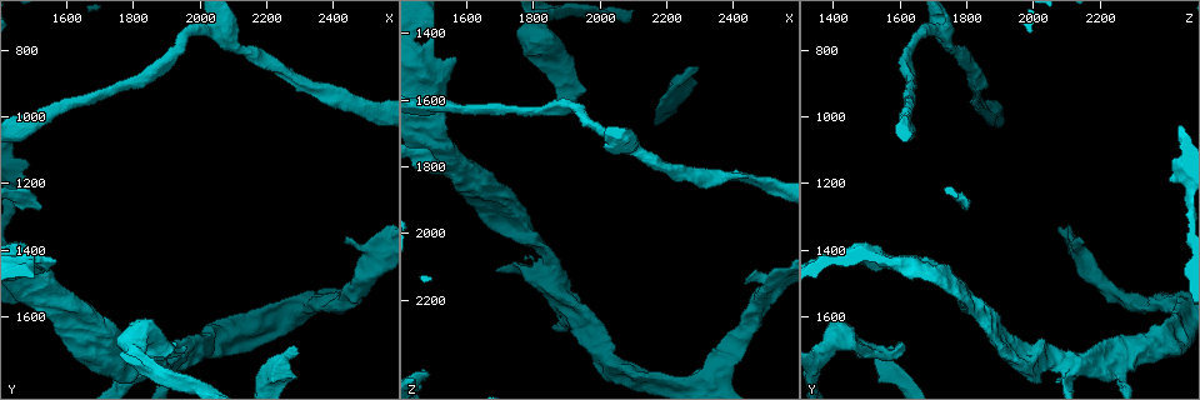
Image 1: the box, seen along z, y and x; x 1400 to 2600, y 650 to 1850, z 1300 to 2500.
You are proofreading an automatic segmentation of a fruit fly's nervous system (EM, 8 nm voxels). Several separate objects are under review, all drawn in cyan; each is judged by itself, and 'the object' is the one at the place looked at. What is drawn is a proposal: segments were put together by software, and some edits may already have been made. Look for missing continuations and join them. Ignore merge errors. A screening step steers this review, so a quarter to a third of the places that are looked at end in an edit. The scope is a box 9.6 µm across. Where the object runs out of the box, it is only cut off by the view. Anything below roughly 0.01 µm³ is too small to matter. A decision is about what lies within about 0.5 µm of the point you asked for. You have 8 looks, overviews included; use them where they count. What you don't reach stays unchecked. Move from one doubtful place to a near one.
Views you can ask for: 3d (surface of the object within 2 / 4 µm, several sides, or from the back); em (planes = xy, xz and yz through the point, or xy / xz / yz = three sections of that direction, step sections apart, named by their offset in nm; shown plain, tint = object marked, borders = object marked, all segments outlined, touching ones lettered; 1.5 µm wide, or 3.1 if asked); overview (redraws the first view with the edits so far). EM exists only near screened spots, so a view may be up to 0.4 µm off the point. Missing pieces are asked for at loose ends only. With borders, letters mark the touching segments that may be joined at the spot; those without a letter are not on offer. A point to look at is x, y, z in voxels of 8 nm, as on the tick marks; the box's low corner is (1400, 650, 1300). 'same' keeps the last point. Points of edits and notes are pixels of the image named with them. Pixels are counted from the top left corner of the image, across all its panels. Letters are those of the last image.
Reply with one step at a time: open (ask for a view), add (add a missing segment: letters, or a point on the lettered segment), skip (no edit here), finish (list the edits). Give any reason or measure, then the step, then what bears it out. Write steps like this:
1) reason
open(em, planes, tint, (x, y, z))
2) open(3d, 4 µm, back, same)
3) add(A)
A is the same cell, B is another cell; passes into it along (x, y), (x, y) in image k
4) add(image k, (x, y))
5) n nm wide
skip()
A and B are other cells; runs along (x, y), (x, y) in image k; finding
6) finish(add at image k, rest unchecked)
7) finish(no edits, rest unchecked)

open(3d, 2 µm, (2290, 1690, 1500))

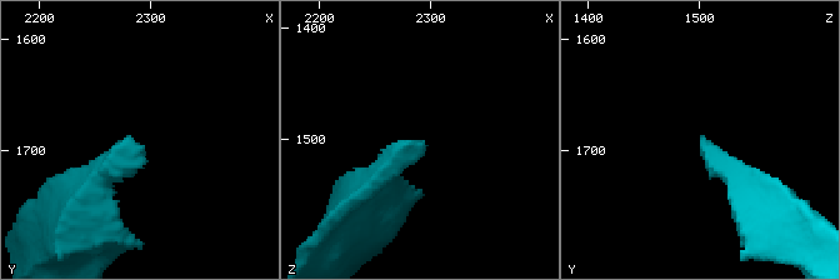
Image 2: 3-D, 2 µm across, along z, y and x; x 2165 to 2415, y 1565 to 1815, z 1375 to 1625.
need the tissue
open(em, planes, borders, (2290, 1696, 1500))

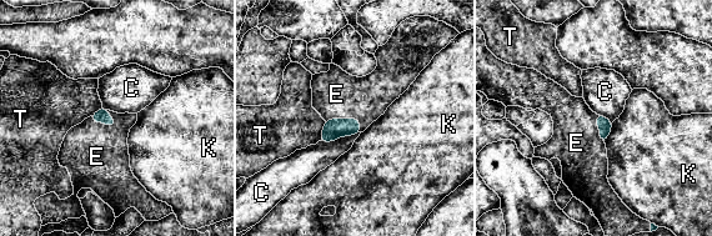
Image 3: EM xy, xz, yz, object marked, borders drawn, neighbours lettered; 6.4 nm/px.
C touches over 260 nm
add(E)
E is the same cell, C, K and T are other cells; passes into it along (103, 115), (103, 121), (96, 156) in image 3; it goes on there

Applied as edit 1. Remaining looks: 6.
redraw
open(overview)

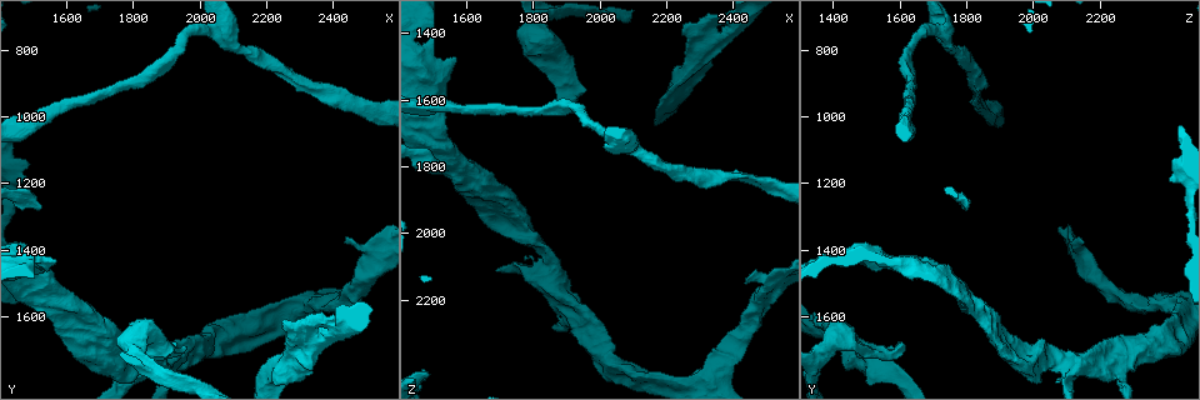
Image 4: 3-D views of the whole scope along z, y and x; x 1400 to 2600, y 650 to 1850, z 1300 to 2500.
branch stops here
open(em, planes, borders, (1810, 1700, 1510))

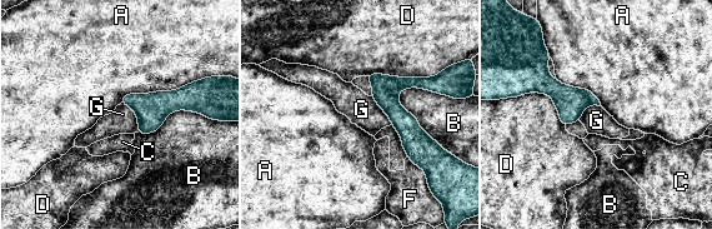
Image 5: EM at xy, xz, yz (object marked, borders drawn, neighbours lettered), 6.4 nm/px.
A touches over 500 nm
skip()
A, B, C, D, F and G are other cells; border along (197, 80), (125, 94), (120, 101) in image 5; none of them fits

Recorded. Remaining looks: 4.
thick end
open(em, planes, borders, (1480, 1140, 2430))

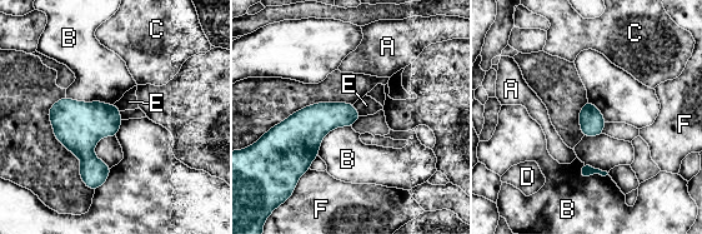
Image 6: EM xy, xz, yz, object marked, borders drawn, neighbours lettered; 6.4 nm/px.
skip()
A, B, C, D, E and F are other cells; border along (66, 96), (81, 101), (113, 104) in image 6; no lettered segment goes on from it

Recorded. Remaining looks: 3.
finish(add at image 3, rest unchecked)

